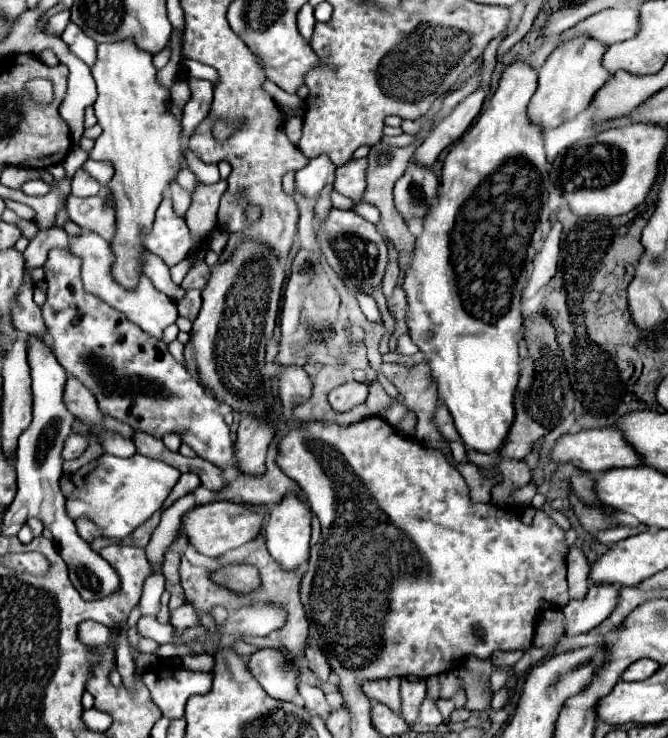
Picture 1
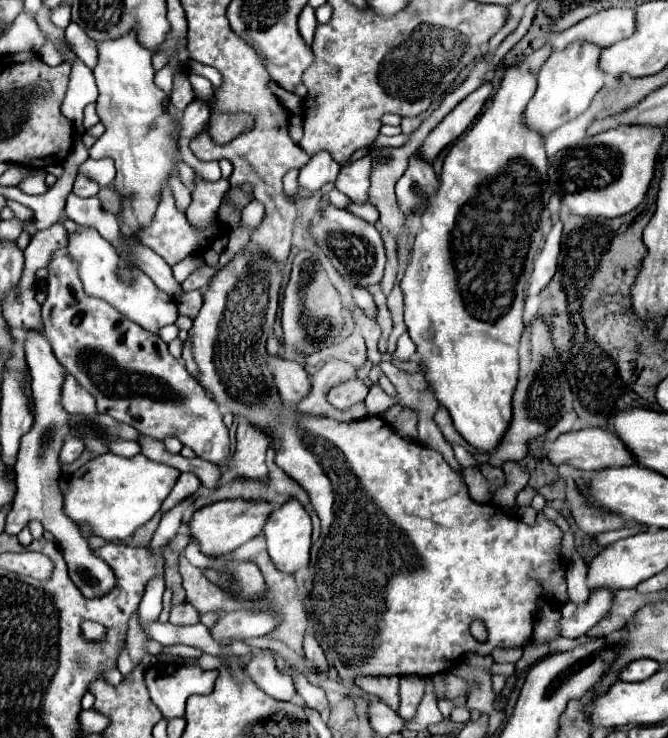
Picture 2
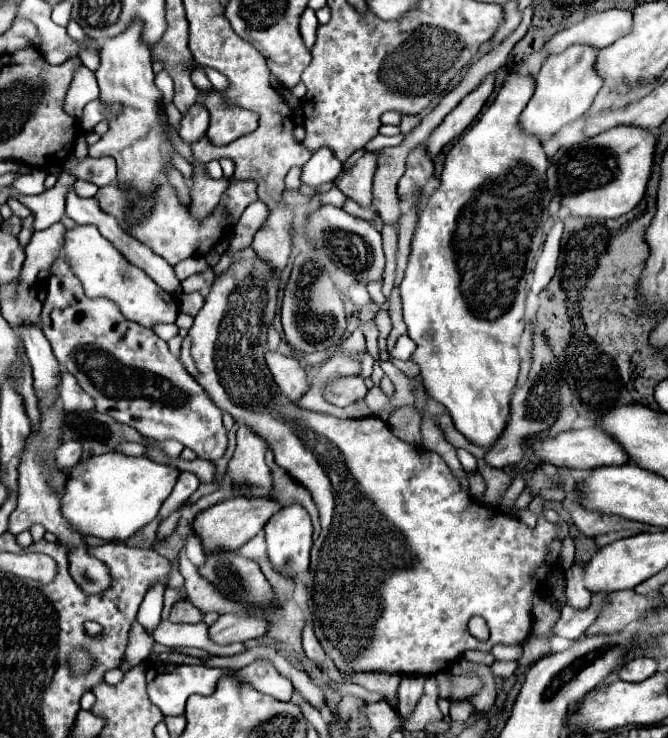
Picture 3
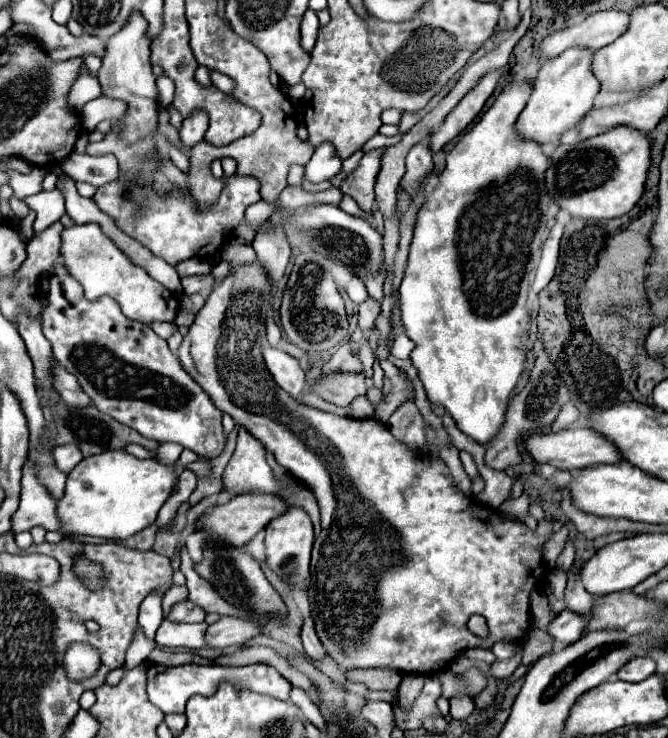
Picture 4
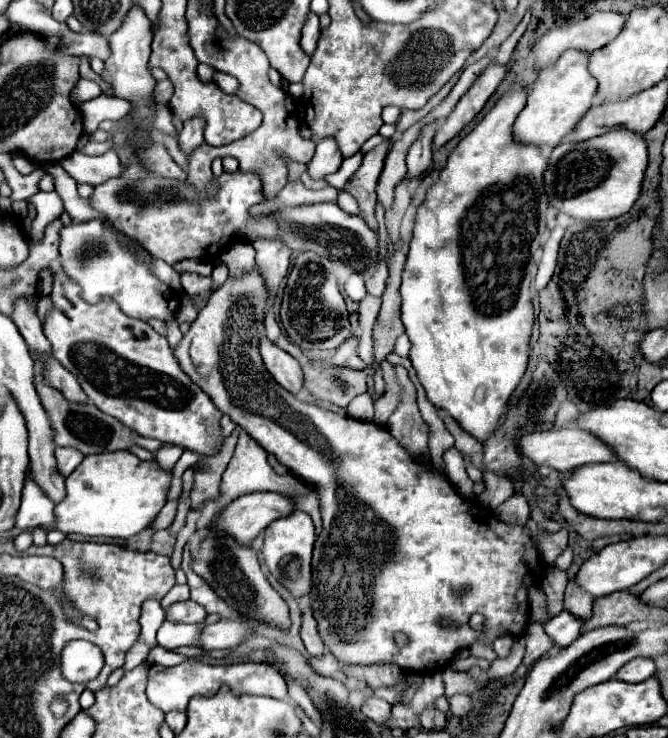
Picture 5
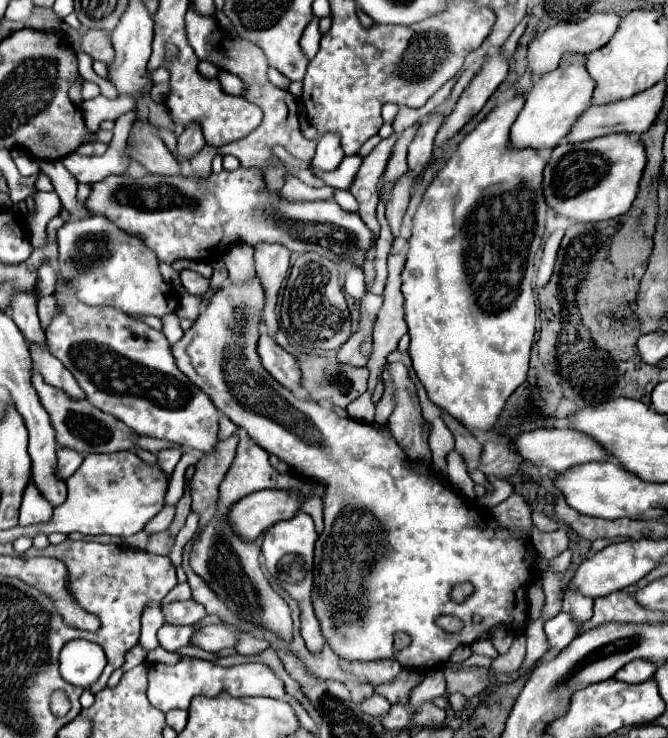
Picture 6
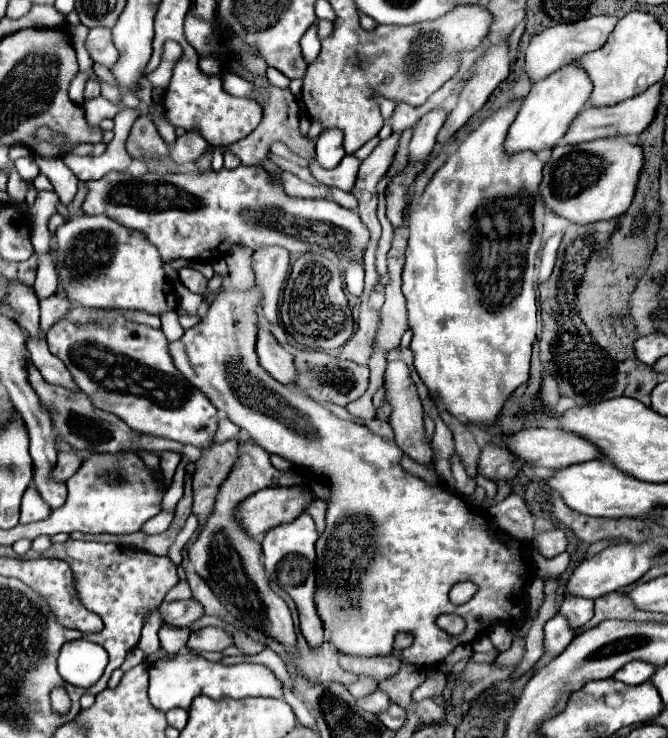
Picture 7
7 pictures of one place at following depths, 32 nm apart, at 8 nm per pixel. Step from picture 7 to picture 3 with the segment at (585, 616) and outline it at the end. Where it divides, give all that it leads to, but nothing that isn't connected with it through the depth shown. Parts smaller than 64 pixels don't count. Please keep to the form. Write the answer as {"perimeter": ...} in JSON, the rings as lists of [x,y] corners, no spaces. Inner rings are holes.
{"perimeter":[[[576,562],[564,572],[566,576],[566,602],[574,608],[586,608],[592,600],[592,592],[584,586],[584,564]]]}

